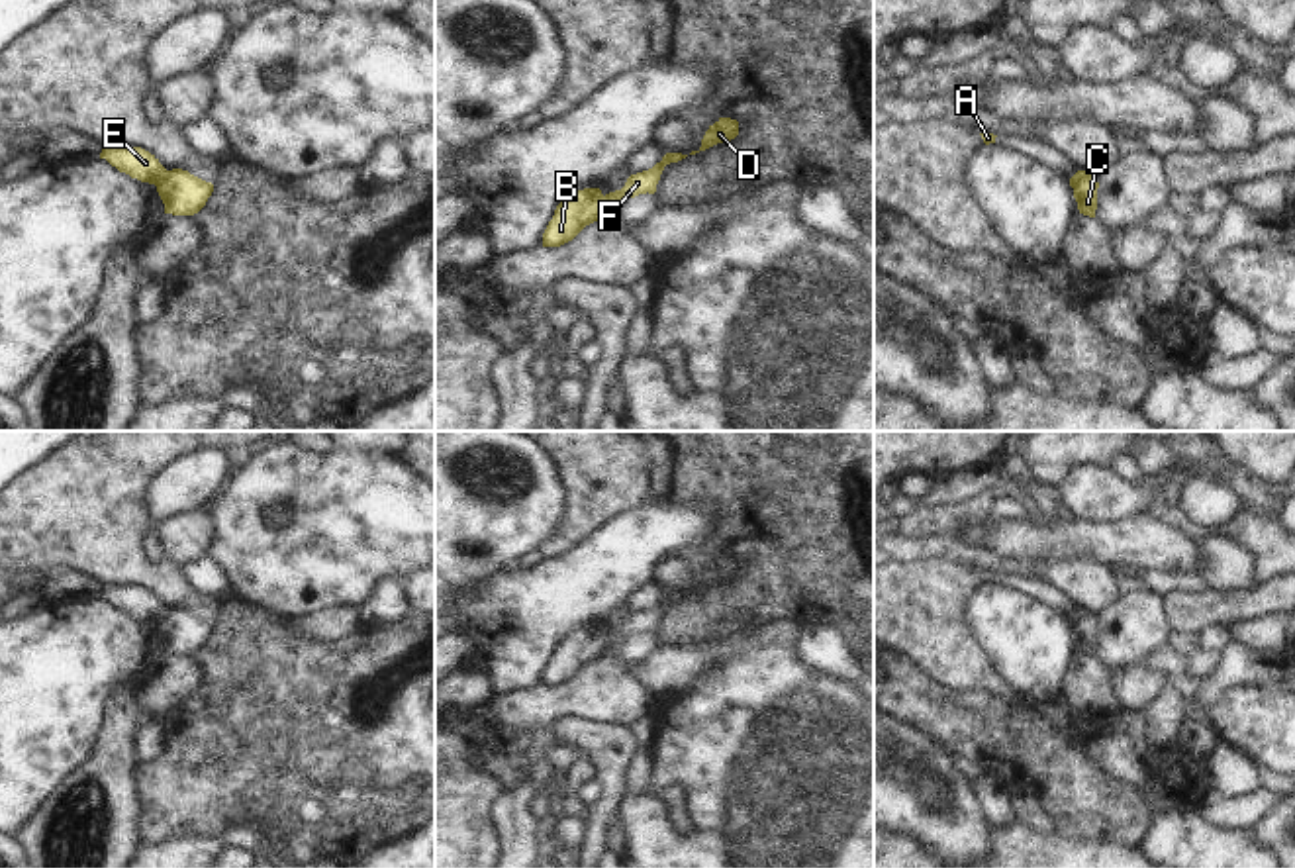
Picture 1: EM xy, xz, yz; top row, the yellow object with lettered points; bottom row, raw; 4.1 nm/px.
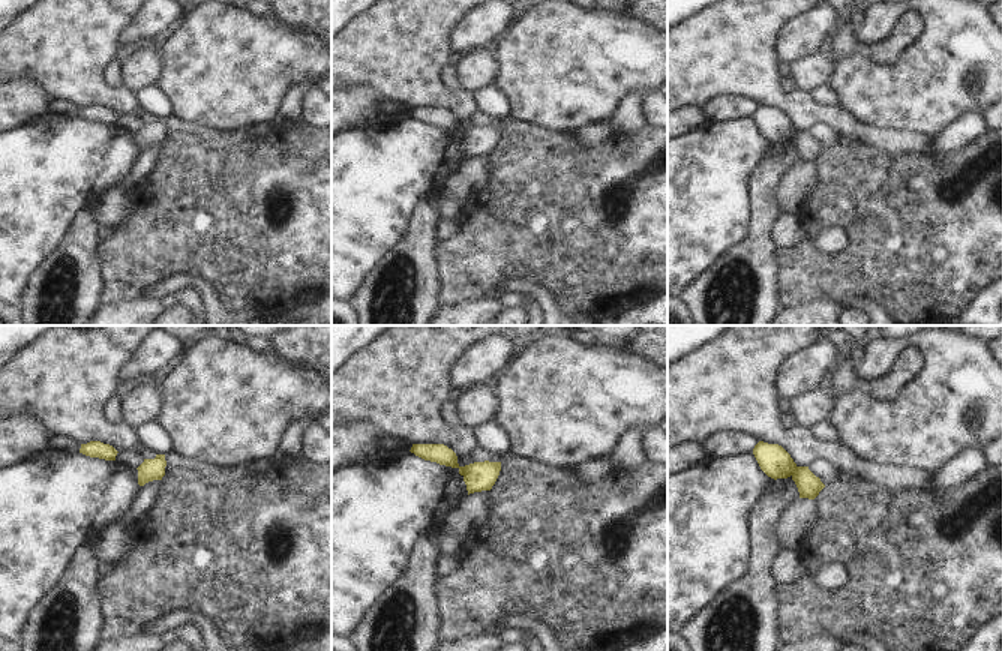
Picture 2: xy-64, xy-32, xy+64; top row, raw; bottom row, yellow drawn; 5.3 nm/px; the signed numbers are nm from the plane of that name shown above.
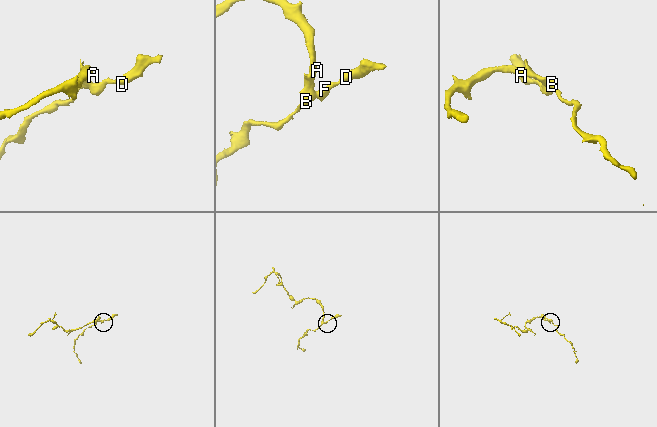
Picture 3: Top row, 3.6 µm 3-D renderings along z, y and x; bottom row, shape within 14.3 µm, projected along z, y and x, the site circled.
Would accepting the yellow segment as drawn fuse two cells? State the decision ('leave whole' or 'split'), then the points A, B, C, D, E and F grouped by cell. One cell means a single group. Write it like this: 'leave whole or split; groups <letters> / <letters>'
split; groups A B E / C D F

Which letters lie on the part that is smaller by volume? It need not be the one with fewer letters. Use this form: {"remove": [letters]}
{"remove": ["C", "D", "F"]}

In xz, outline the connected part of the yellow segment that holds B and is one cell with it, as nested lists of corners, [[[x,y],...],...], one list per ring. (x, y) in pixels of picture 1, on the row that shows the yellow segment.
[[[600,188],[576,190],[554,210],[543,233],[543,247],[560,247],[572,241],[586,225],[601,219],[607,200]]]

